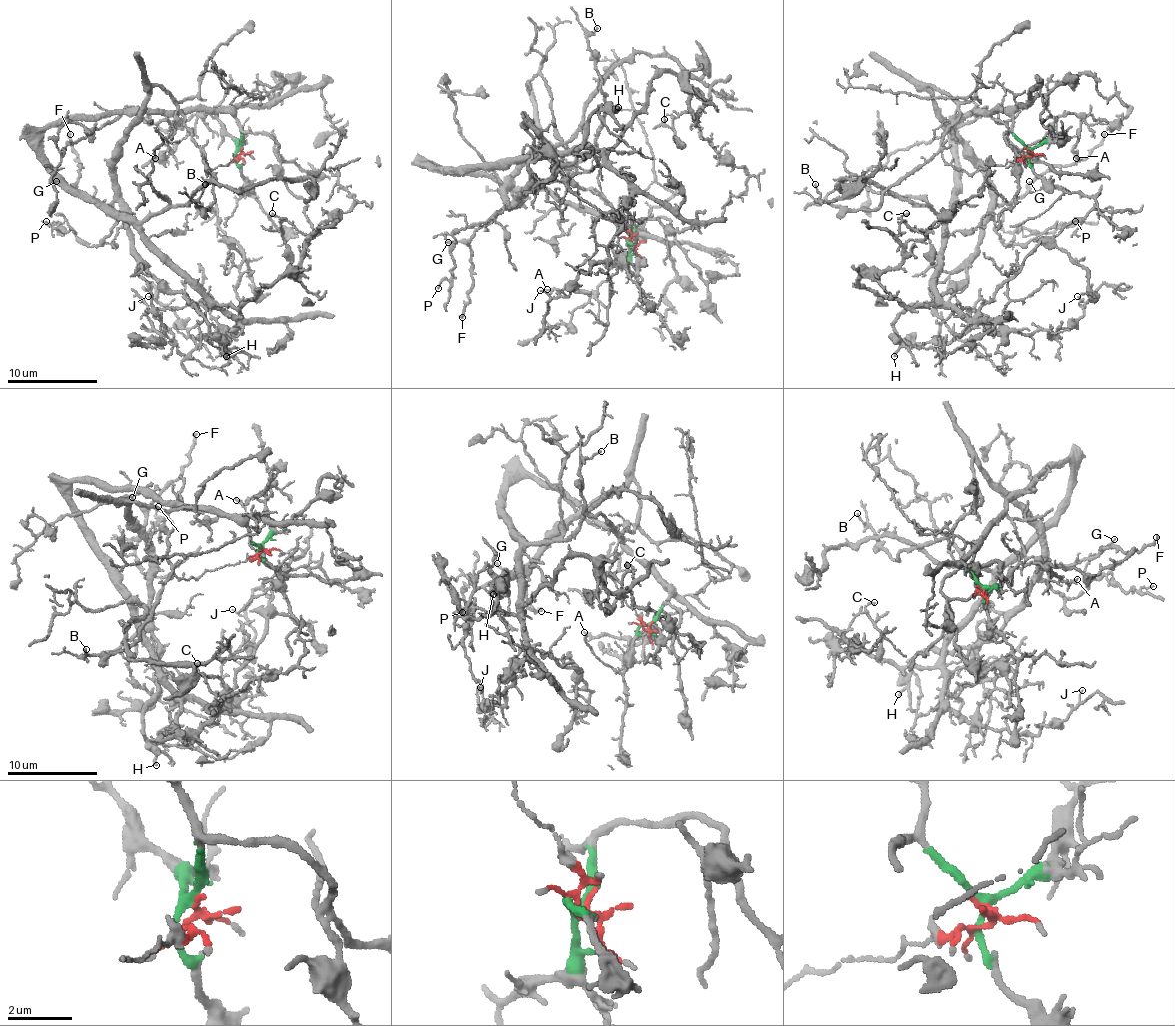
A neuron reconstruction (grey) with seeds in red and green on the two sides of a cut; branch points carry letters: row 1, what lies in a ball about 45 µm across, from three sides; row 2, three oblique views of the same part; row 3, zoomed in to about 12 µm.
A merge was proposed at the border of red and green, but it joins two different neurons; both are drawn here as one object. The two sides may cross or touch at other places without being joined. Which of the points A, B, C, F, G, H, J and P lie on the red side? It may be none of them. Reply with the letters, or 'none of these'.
B, F, G, H, P

